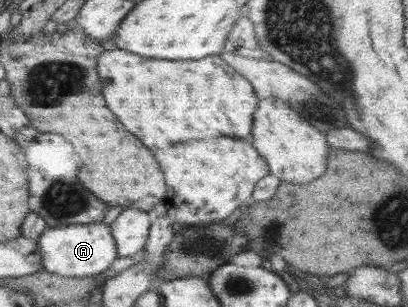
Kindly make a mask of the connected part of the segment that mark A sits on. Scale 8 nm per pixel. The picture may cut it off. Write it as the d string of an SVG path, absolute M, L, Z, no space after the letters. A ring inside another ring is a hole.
M71 224L67 227L48 226L37 239L47 271L63 277L91 278L107 271L119 257L118 244L109 224Z

